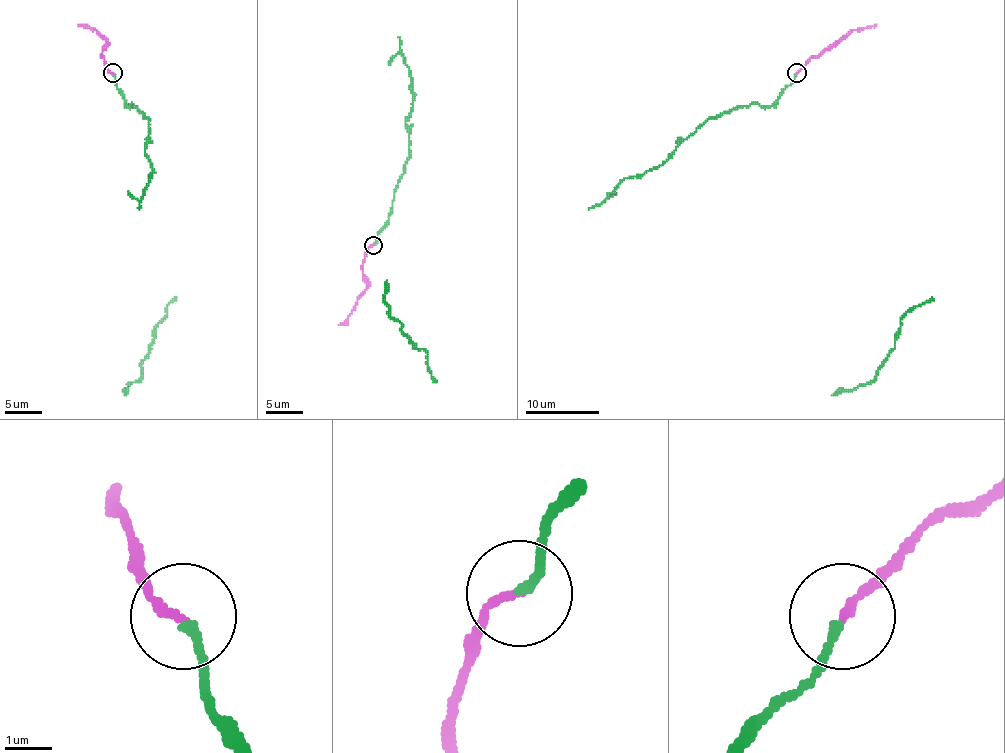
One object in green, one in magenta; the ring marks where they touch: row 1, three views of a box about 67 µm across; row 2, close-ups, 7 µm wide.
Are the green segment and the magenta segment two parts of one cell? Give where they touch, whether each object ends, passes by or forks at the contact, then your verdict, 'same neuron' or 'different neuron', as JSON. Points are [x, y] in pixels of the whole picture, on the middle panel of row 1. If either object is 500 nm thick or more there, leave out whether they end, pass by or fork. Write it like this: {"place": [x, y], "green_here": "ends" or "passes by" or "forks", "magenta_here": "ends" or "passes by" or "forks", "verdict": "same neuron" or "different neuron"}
{"place": [373, 245], "green_here": "ends", "magenta_here": "ends", "verdict": "same neuron"}

